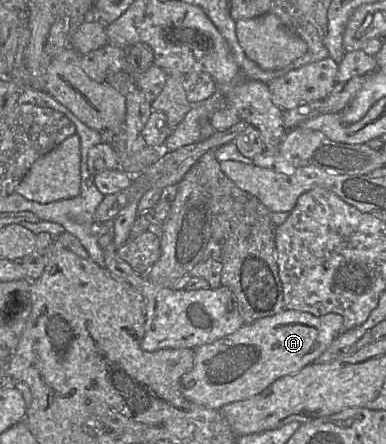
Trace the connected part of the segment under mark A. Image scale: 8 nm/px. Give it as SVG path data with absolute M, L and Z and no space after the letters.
M289 309L244 324L232 334L194 348L193 368L181 379L182 394L195 404L216 410L253 397L277 379L314 363L342 333L342 327L343 317L337 313L314 316Z

